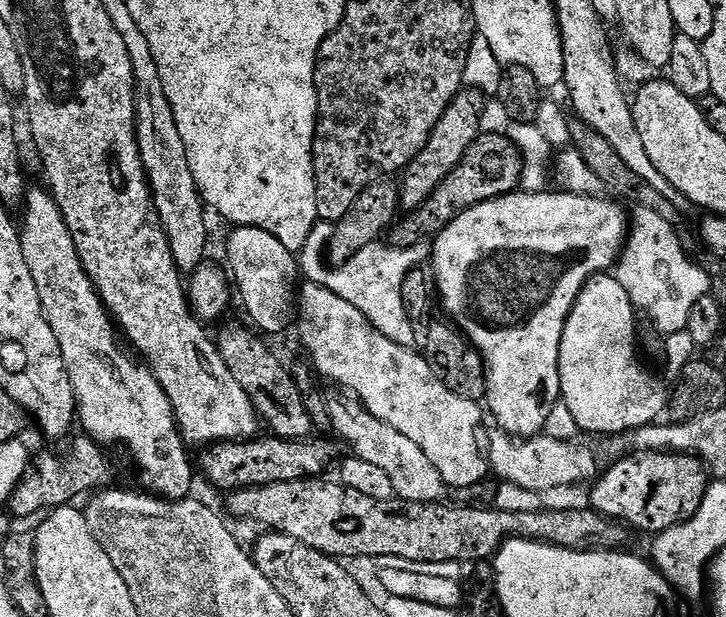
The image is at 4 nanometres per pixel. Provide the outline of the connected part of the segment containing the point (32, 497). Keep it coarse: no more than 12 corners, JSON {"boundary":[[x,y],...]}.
{"boundary":[[71,437],[65,454],[31,457],[13,517],[65,507],[117,483],[107,451]]}

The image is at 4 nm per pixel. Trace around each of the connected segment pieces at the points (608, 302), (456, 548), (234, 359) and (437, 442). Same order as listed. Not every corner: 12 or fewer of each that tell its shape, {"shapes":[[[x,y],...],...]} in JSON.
{"shapes":[[[612,274],[564,323],[560,398],[581,433],[665,415],[636,353],[638,313]],[[335,479],[229,491],[345,561],[488,562],[510,539],[579,552],[630,535],[591,507],[495,512],[375,500]],[[247,323],[215,337],[267,431],[309,439],[312,416],[287,366]],[[321,284],[300,340],[333,385],[434,462],[489,479],[480,408]]]}

